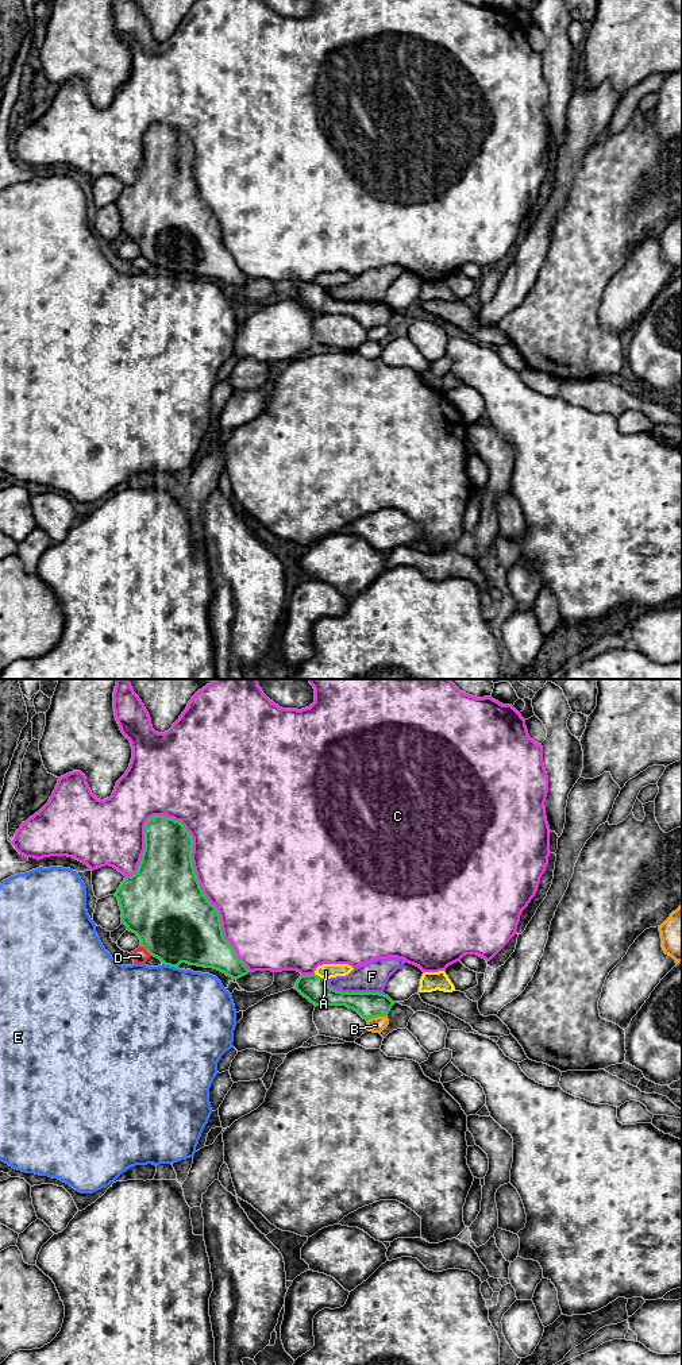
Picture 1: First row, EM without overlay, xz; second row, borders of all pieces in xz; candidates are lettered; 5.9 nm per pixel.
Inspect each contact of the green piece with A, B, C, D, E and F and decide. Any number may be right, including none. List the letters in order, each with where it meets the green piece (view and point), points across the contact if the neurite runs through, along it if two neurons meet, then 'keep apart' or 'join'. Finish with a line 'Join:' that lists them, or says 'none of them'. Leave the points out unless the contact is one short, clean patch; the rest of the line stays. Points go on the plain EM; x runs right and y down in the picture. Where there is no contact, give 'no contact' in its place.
A: contact xz (319, 285); keep apart
B: contact xz (376, 326); border xz (385, 323), (372, 326), (368, 330); keep apart
C: contact xz (197, 191); keep apart
D: contact xz (146, 258); keep apart
E: contact xz (168, 273); keep apart
F: contact xz (354, 301); keep apart
Join: none of them

